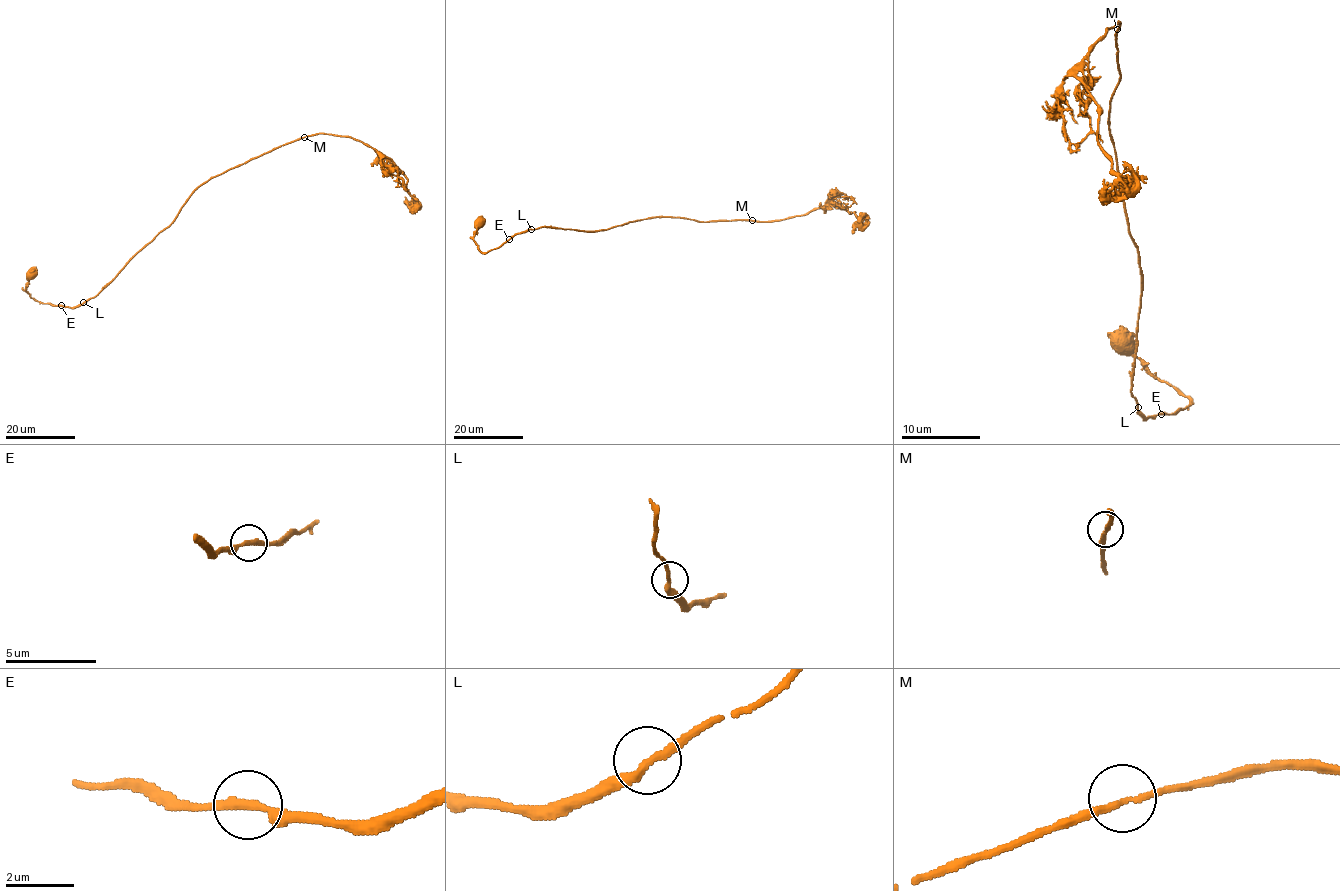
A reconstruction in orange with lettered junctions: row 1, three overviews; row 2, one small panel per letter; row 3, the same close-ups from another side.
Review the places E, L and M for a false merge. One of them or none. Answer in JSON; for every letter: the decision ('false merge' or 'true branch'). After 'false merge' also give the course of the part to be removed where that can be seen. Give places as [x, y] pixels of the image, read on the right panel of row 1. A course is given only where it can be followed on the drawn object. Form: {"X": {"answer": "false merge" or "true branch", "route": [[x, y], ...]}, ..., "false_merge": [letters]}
{"E": {"answer": "true branch"}, "L": {"answer": "true branch"}, "M": {"answer": "true branch"}, "false_merge": []}

